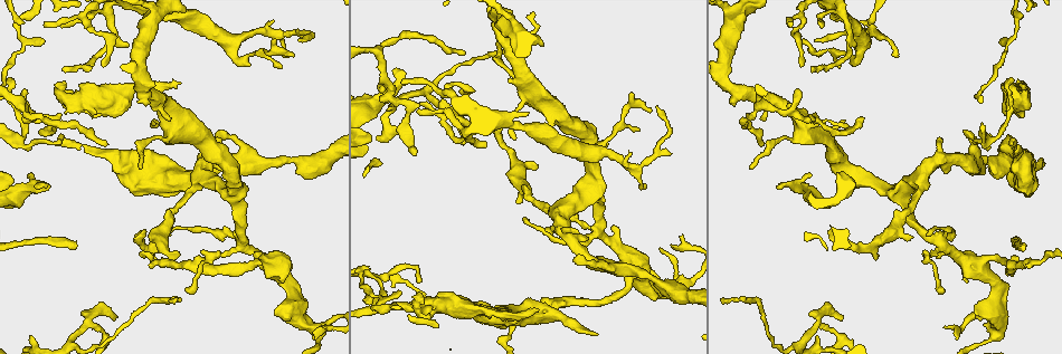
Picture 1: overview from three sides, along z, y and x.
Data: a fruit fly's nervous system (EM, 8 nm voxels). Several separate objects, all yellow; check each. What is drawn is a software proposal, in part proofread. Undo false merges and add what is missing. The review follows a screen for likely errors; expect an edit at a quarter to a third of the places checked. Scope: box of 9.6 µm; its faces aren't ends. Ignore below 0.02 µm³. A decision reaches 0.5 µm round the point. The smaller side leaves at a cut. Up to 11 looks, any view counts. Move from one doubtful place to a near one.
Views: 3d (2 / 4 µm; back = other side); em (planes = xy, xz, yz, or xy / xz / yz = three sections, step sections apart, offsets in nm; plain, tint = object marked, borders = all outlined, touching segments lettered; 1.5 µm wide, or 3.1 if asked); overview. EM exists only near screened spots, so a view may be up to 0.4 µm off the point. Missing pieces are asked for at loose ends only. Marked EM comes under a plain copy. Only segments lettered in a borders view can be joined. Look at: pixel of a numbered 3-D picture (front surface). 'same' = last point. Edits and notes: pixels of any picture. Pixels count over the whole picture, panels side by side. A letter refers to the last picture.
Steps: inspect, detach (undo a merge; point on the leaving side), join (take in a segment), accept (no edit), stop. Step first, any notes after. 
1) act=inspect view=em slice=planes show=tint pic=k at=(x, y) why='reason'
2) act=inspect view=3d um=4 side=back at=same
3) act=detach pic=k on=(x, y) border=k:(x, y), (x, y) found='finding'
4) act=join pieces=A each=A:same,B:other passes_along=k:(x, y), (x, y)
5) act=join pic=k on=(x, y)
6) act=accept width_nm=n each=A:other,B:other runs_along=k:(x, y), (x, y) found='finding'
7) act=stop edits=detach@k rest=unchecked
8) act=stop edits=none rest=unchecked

act=inspect view=em slice=planes show=tint pic=1 at=(597, 233) why='sudden change in width'

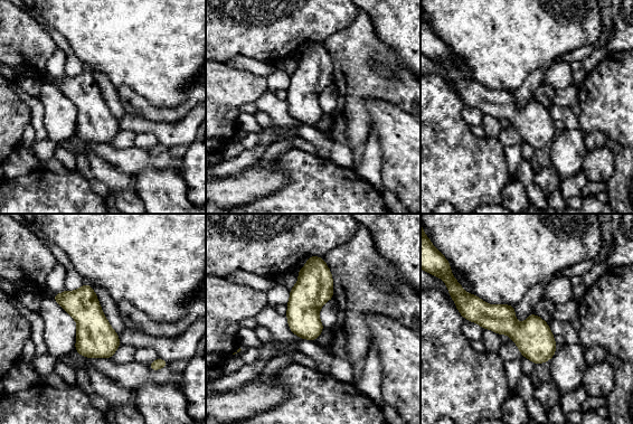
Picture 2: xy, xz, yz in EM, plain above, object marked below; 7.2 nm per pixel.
act=inspect view=em slice=planes show=borders at=same

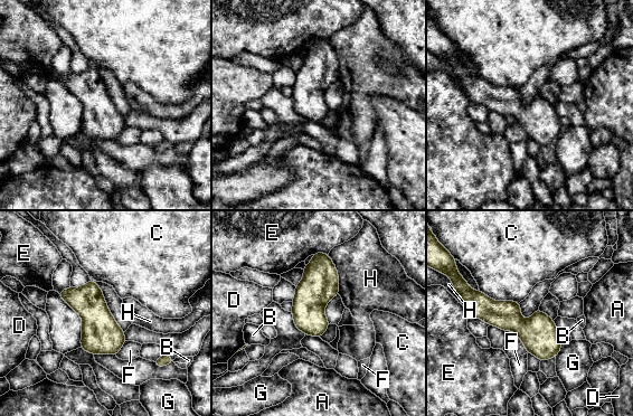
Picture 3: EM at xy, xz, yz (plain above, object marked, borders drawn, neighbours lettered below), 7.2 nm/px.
act=accept each=A:other,B:other,C:other,D:other,E:other,F:other,G:other,H:other border=3:(480, 290), (497, 301), (519, 302) found='one cell here'

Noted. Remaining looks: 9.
act=inspect view=3d um=2 pic=1 at=(671, 153) why='free end'

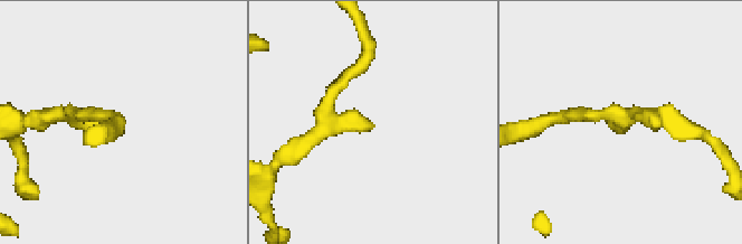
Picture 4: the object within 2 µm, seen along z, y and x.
act=inspect view=em slice=planes show=borders pic=4 at=(371, 125)

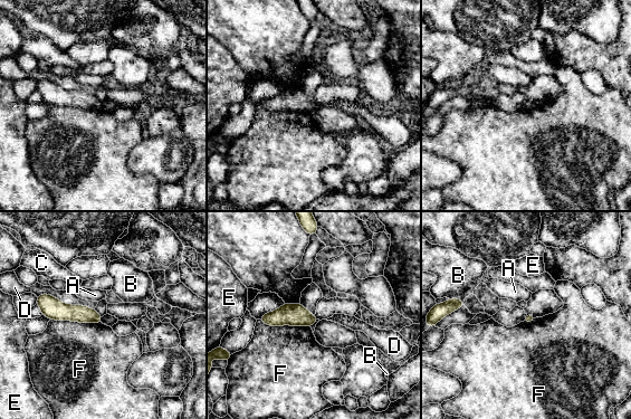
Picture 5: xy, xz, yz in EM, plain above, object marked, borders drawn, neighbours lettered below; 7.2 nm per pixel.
act=accept each=A:other,B:other,C:other,D:other,E:other,F:other border=5:(258, 320), (270, 325), (309, 326) found='no lettered segment goes on from it'

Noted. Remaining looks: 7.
act=inspect view=3d um=2 pic=1 at=(536, 309)

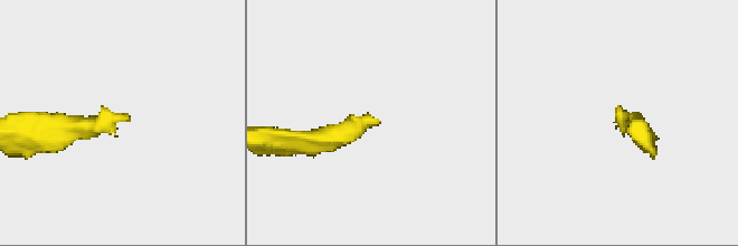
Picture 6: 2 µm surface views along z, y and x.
act=inspect view=em slice=xz step=4 show=borders pic=6 at=(124, 119) why='need the tissue'

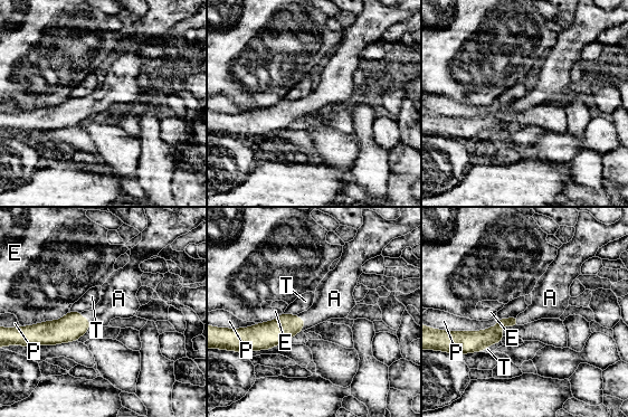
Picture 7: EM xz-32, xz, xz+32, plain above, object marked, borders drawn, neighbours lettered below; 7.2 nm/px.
act=join pieces=A each=A:same,E:other,P:other,T:other passes_along=7:(68, 329), (89, 320), (117, 300) found='it goes on there'

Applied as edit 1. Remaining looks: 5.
act=inspect view=overview

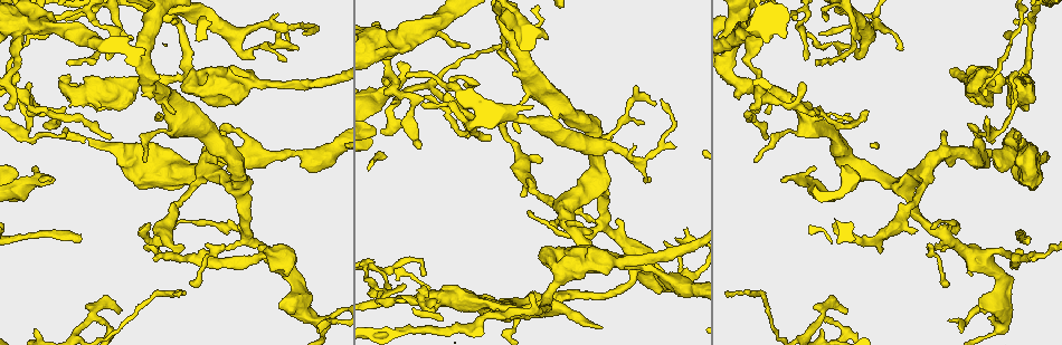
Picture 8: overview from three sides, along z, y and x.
act=inspect view=3d um=2 pic=8 at=(432, 311) why='stops while still wide'

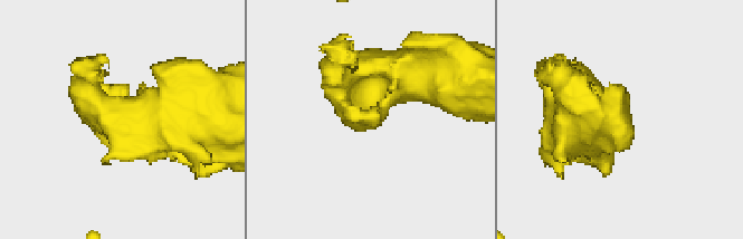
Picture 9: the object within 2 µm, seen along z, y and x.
act=inspect view=em slice=planes show=tint pic=9 at=(613, 86)

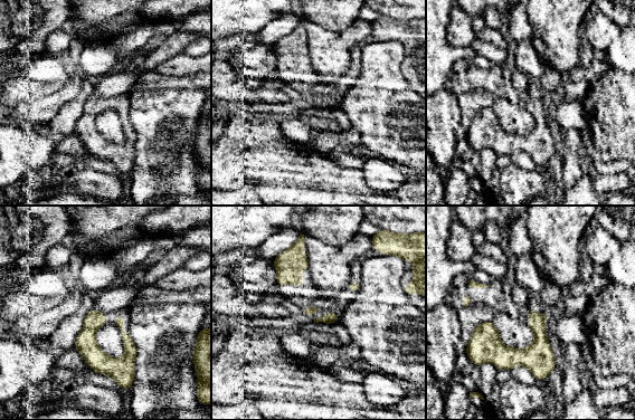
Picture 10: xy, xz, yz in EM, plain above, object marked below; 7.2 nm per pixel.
act=inspect view=em slice=planes show=borders at=same why='what lies round it'

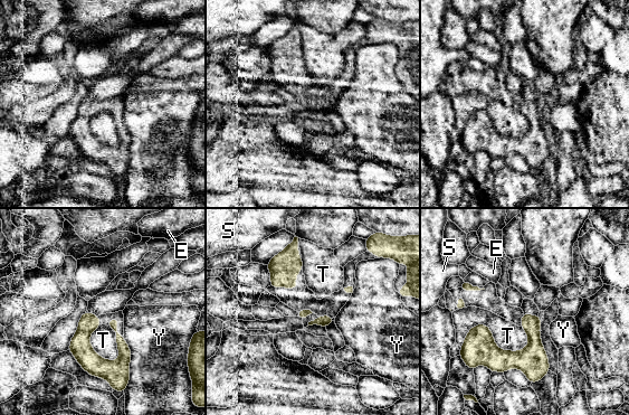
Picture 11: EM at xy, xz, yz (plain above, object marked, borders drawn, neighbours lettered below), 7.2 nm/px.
act=accept each=E:other,S:other,T:other,Y:other border=11:(529, 337), (461, 347) found='none of them fits'

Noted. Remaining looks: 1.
act=stop edits=join@7 rest=unchecked

